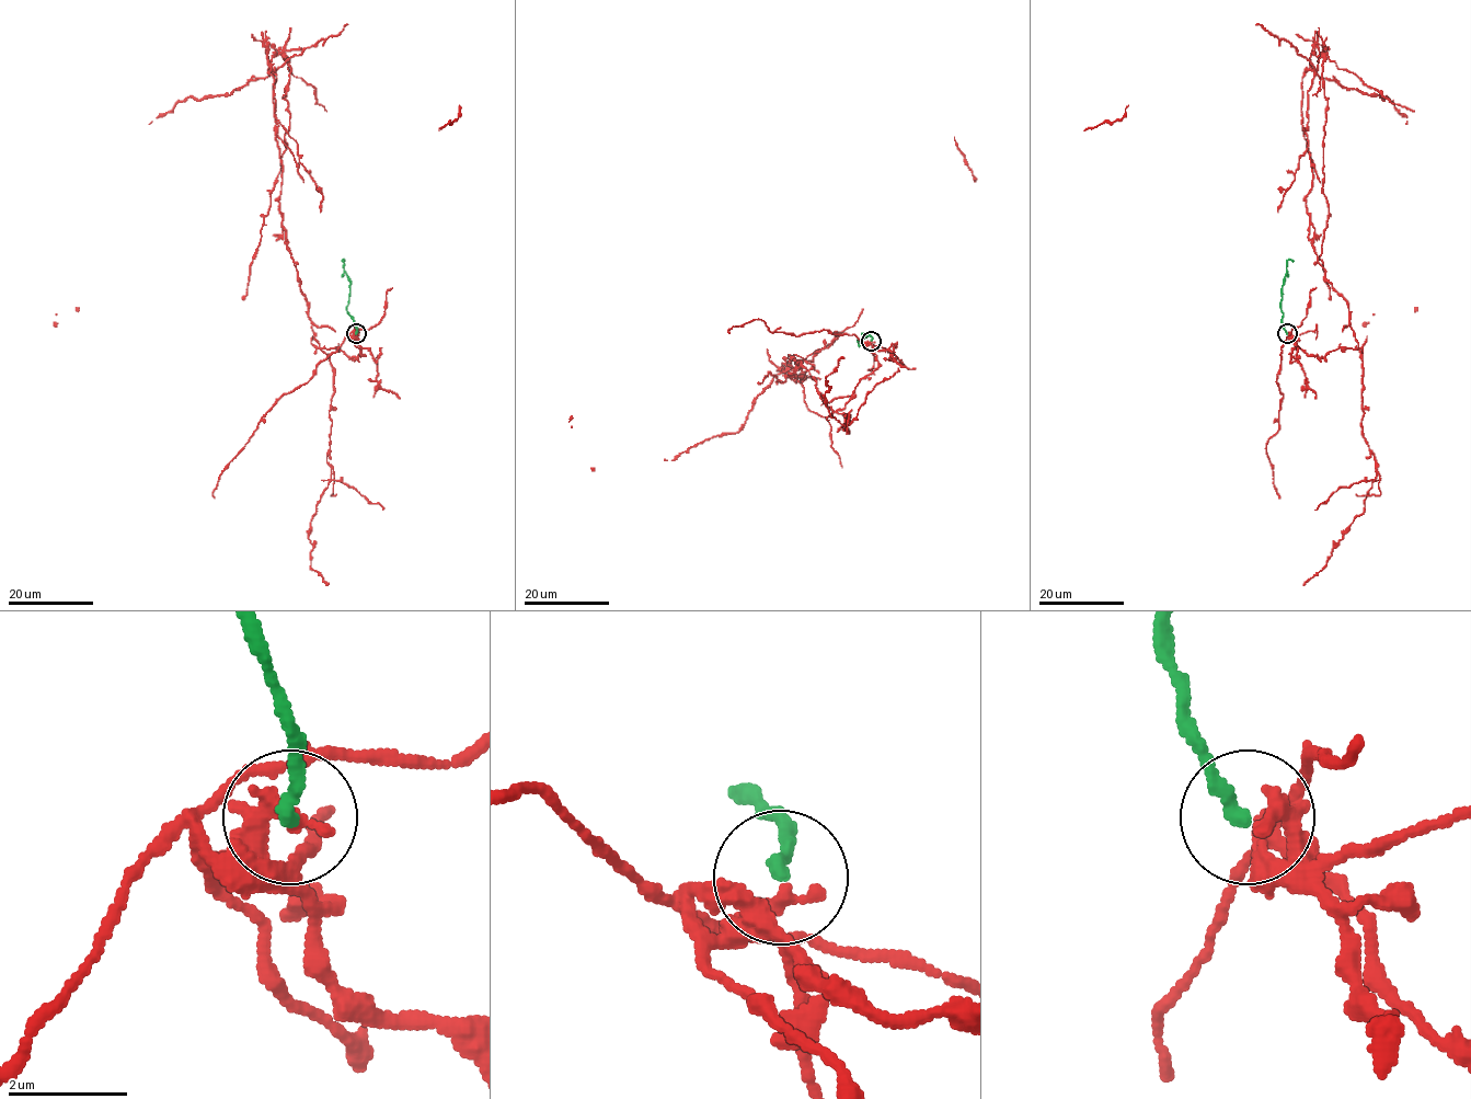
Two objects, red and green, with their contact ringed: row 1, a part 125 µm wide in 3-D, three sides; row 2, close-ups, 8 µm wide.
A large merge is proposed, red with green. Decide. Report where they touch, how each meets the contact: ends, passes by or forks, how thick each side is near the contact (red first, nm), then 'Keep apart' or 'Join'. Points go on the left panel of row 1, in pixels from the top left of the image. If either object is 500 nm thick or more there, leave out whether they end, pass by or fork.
Place: (356, 333). At the ring red passes by. At the ring green ends. Thickness 220 nm (red) against 240 nm. Keep apart

